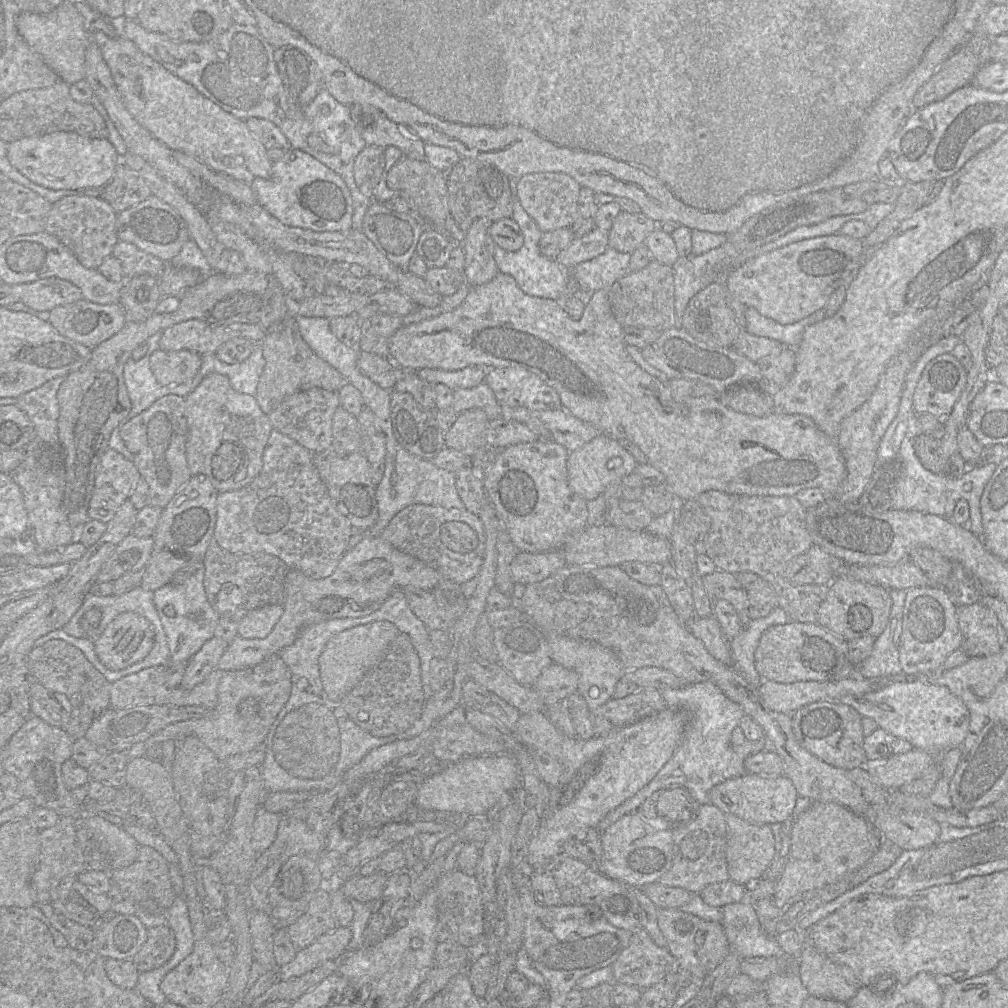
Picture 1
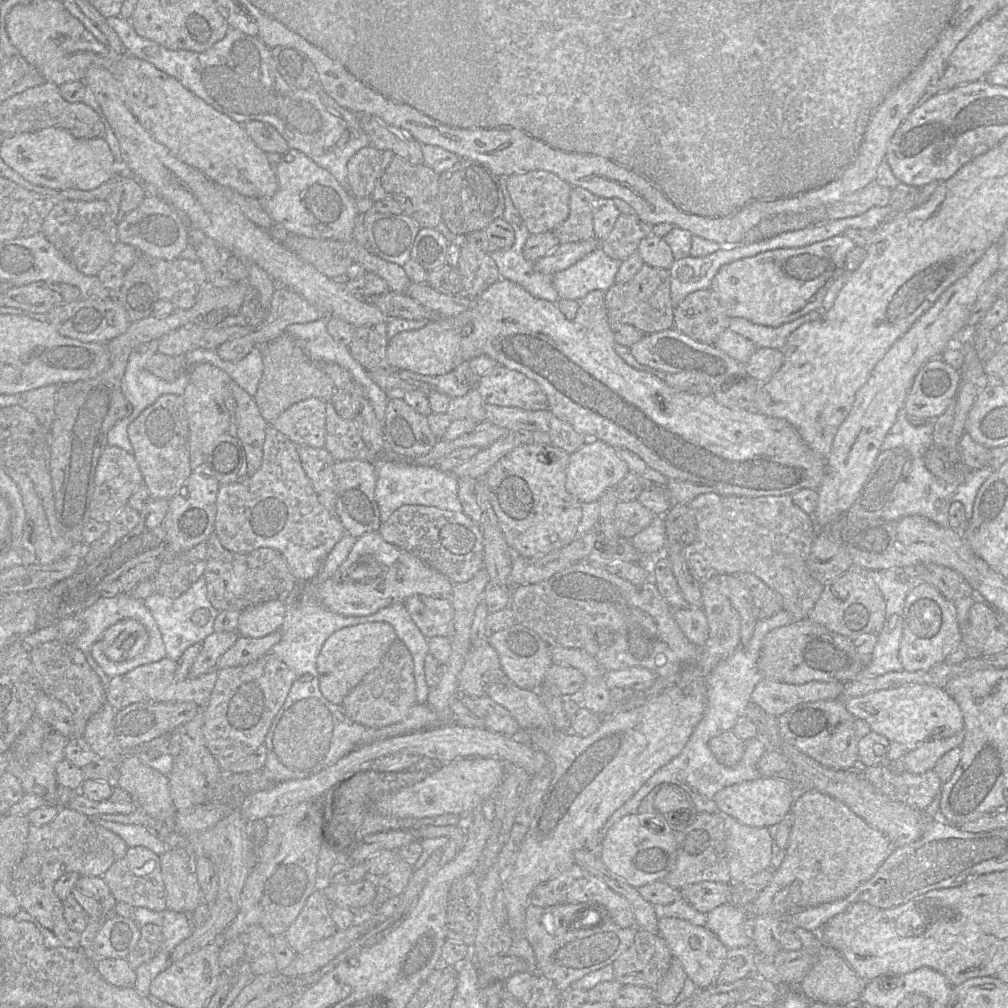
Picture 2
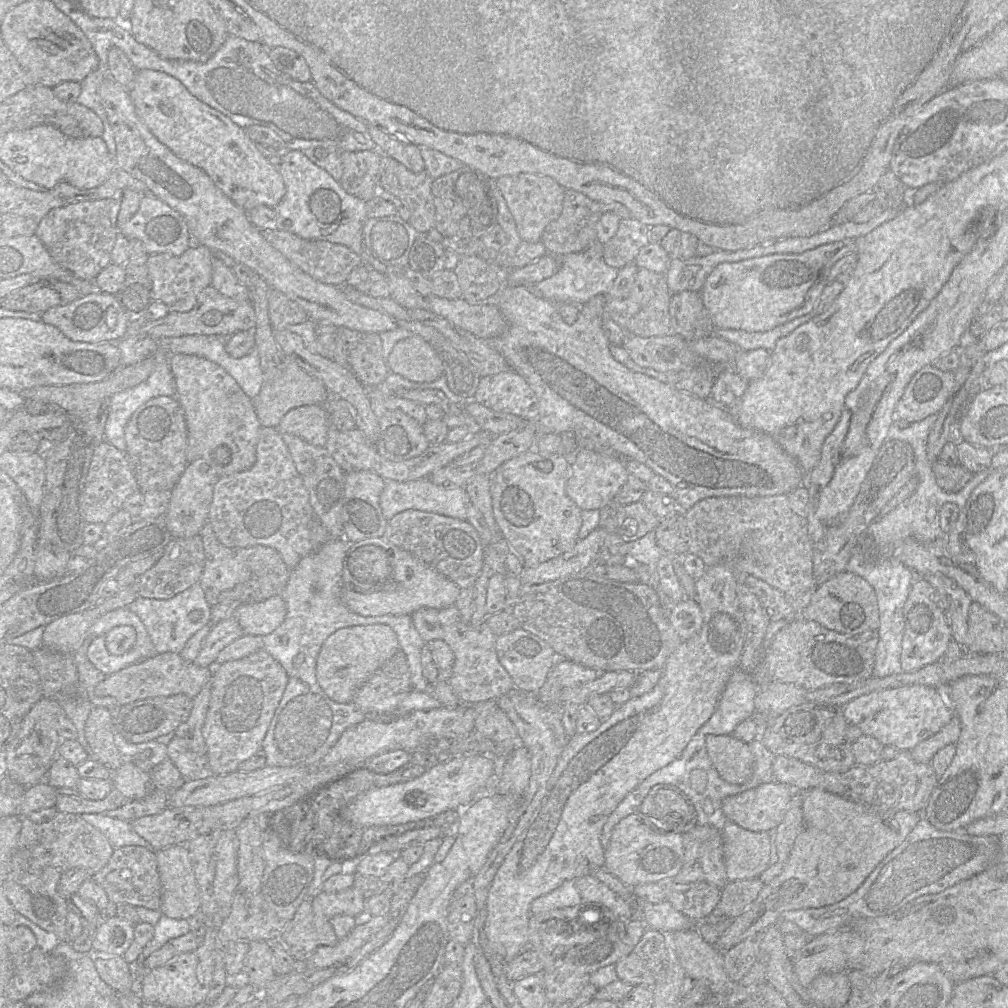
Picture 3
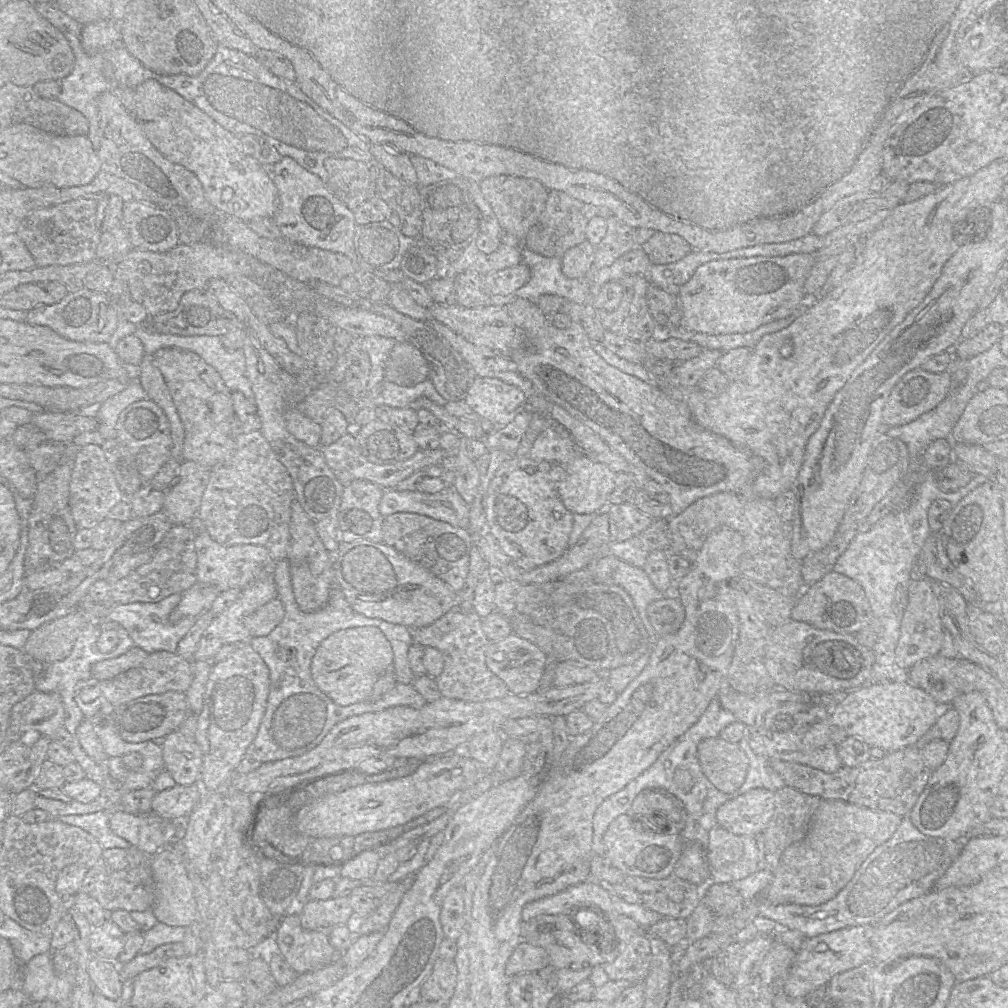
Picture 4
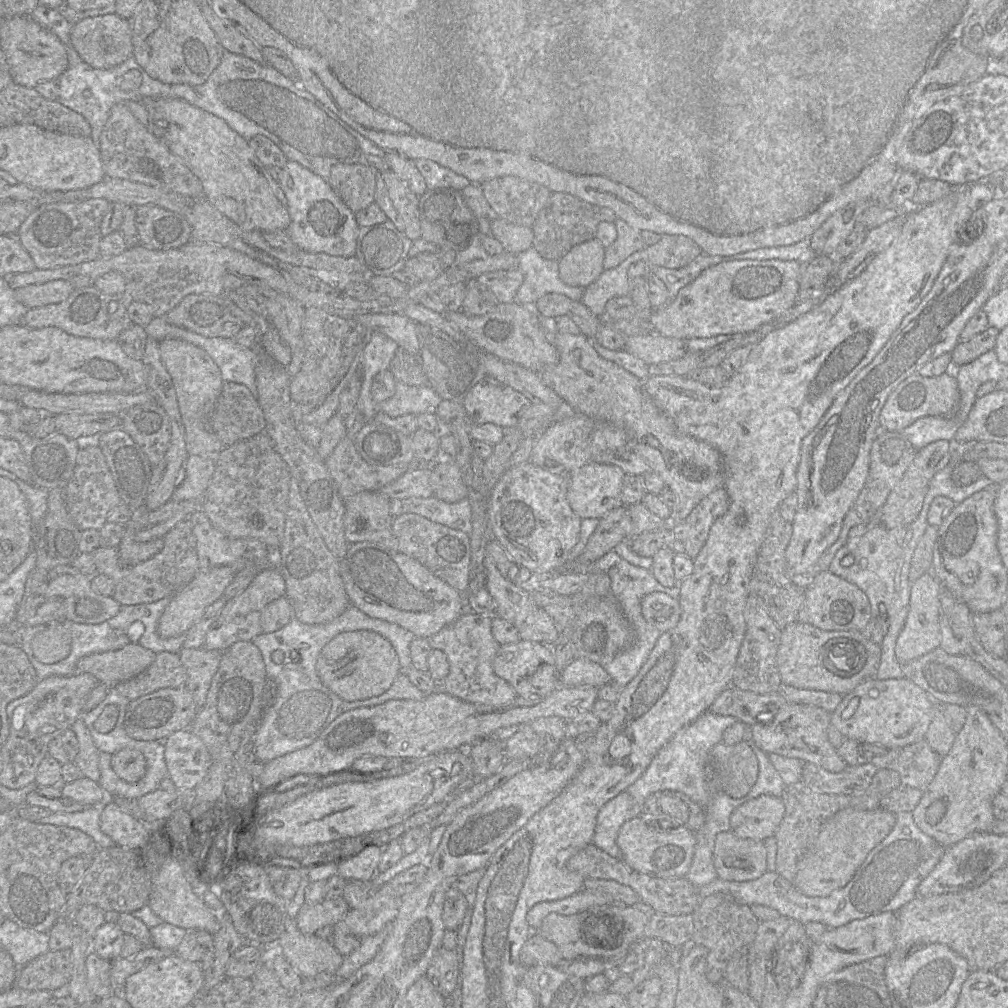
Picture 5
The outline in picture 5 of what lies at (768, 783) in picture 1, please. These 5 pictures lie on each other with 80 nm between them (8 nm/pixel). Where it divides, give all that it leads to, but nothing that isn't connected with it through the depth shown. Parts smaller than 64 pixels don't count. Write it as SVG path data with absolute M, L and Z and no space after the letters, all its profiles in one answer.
M760 795L730 815L730 831L739 838L764 841L774 836L785 813L781 797Z

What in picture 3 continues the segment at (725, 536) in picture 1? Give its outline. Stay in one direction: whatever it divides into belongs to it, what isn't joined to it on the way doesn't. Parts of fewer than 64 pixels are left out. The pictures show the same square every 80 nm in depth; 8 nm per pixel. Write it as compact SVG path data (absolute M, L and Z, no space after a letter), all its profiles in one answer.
M778 494L771 496L721 496L707 497L695 503L690 509L684 513L686 527L688 529L688 553L698 556L706 565L712 567L718 563L729 564L738 574L739 577L750 575L756 577L773 588L784 594L791 606L797 611L802 611L810 602L813 594L818 588L813 577L813 542L808 535L807 519L795 514L788 504L788 496L786 494Z

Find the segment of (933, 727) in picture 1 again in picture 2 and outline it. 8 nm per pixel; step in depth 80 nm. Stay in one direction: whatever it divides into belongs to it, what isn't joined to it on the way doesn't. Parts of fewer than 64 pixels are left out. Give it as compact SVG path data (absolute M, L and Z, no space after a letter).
M909 684L841 701L856 719L866 721L872 732L886 737L890 742L903 744L909 751L964 730L963 714L957 702L944 688L934 685Z

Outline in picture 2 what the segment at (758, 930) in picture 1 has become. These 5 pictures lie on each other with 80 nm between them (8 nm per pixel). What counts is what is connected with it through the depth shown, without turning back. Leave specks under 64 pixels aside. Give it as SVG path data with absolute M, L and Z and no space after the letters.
M723 904L707 913L706 927L726 948L753 947L752 918L746 908Z

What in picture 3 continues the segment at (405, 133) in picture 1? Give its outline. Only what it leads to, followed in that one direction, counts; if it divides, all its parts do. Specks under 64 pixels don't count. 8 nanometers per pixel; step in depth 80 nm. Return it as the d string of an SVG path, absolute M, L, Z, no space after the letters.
M368 126L367 128L376 149L381 154L395 159L414 173L424 170L424 162L418 146L404 142L376 126Z

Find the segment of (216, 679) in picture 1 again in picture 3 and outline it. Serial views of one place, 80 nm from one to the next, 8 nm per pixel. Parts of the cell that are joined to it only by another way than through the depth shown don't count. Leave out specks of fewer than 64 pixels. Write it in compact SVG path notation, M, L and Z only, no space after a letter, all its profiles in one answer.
M158 653L107 676L94 688L93 695L98 698L111 696L120 707L138 700L177 694L184 694L193 699L205 685L210 684L213 670L187 662L177 653Z

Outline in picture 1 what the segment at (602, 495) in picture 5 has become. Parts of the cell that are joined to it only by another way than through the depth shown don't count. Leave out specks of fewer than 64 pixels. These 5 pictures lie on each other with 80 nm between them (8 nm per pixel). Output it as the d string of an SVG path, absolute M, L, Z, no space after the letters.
M601 434L569 453L567 459L568 484L574 493L590 501L603 494L613 482L635 471L637 465L635 458L618 440Z

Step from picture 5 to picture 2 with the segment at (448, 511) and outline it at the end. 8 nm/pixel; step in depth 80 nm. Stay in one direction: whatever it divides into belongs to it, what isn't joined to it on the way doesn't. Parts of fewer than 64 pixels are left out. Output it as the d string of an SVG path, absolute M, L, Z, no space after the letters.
M382 458L372 464L376 464L377 469L375 499L380 510L381 523L385 523L403 505L432 506L442 510L463 512L458 497L458 478L451 472L441 471L434 466L422 466Z

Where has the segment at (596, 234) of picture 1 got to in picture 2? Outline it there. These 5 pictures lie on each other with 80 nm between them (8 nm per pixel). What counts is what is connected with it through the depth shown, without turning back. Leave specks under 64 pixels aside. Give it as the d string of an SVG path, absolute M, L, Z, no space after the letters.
M596 238L560 244L548 255L534 261L535 270L544 274L555 274L572 266L586 255L600 247Z

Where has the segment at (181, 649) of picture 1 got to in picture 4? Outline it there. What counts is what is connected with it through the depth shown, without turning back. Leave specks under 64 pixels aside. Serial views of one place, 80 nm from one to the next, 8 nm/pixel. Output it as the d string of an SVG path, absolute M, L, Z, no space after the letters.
M172 594L155 603L133 602L129 604L116 604L104 620L116 622L126 629L135 645L148 653L158 651L177 652L181 639L189 632L197 618L186 617L178 623L169 620L171 612L181 600L181 594Z

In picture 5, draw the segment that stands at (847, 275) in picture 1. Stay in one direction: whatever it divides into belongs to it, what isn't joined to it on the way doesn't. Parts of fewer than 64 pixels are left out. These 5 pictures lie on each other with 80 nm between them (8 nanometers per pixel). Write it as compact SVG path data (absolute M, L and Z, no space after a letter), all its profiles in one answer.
M777 259L738 260L709 267L694 281L683 287L667 305L652 309L650 321L653 332L681 340L753 332L761 326L775 322L798 302L800 267L801 265L796 261Z

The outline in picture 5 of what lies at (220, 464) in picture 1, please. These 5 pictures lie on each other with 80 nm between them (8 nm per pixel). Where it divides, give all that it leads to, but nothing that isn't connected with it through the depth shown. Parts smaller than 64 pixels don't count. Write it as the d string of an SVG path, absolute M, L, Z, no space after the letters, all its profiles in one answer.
M164 339L159 342L159 350L162 363L171 377L175 389L185 430L187 453L215 460L225 448L207 426L208 416L224 384L218 366L205 350L184 340Z

